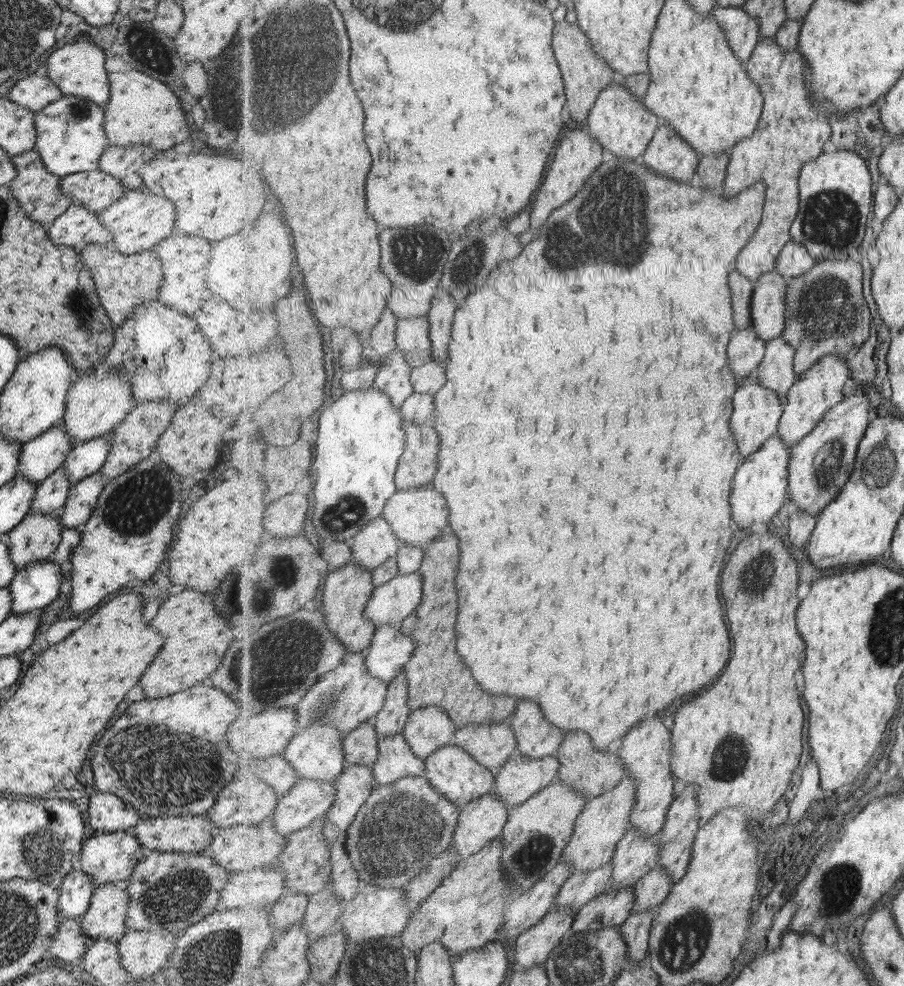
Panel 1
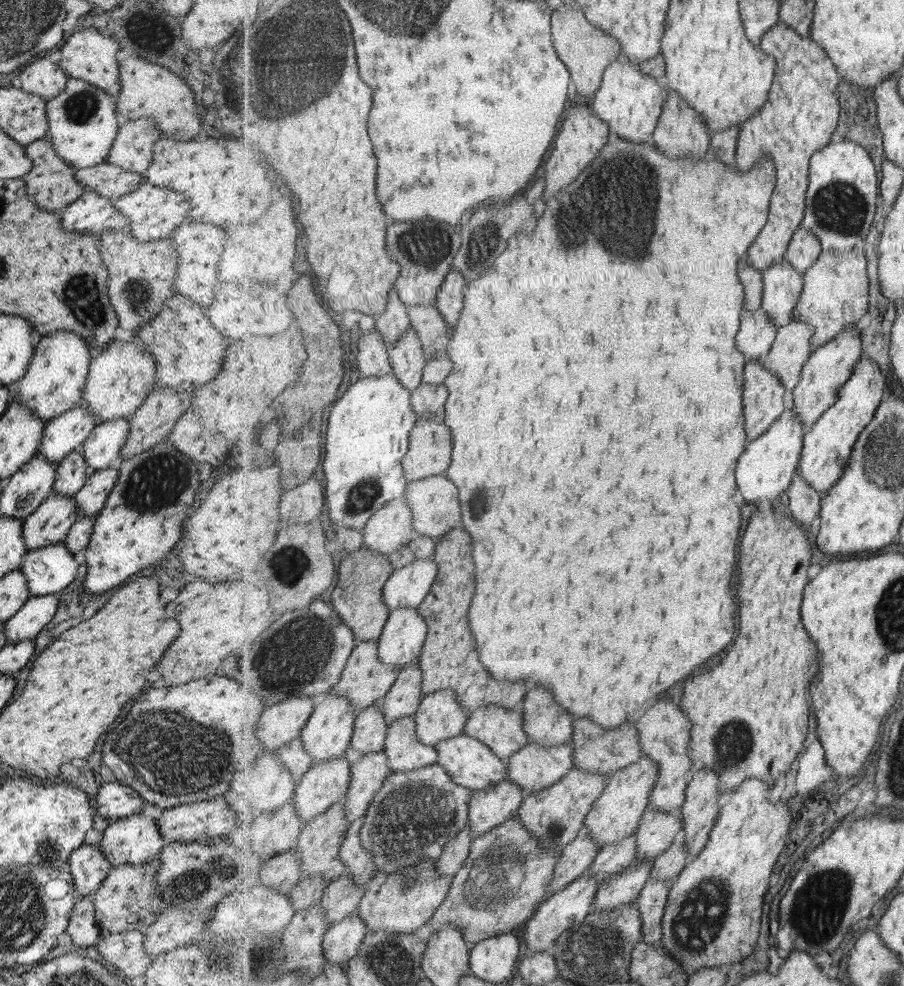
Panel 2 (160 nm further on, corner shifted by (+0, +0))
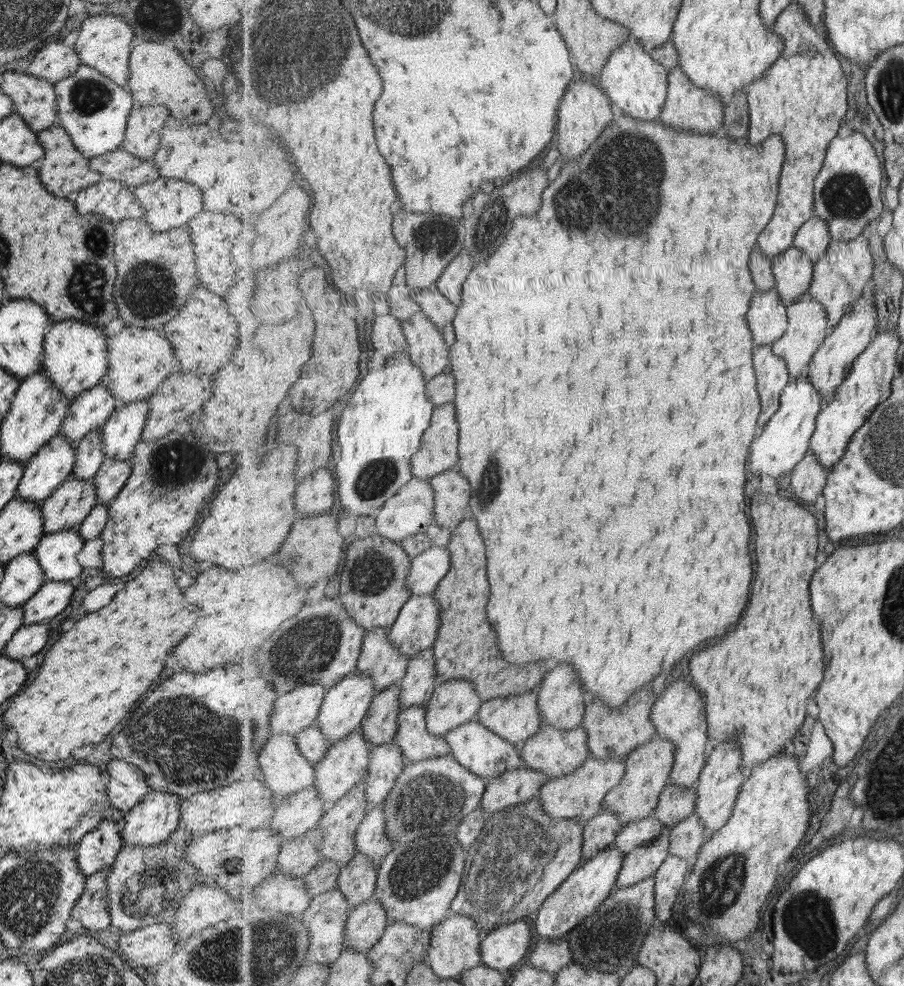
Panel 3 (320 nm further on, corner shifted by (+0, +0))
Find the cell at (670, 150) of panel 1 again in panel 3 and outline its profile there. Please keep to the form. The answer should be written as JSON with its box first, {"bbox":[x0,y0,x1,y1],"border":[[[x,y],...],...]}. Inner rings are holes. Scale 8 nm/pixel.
{"bbox":[660,64,726,134],"border":[[[679,64],[669,71],[668,97],[664,104],[660,120],[673,128],[685,128],[685,130],[697,130],[698,133],[719,134],[725,120],[726,107],[724,100],[713,94],[710,90],[698,87],[690,80],[689,75]]]}

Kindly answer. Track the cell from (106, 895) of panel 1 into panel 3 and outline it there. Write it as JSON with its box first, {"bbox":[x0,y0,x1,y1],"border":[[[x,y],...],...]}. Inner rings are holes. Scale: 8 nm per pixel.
{"bbox":[106,828,197,933],"border":[[[175,828],[163,842],[151,846],[120,845],[106,874],[107,910],[111,926],[124,933],[153,923],[172,922],[173,910],[197,878],[193,867],[183,862],[182,852],[189,845],[189,840],[187,832]]]}

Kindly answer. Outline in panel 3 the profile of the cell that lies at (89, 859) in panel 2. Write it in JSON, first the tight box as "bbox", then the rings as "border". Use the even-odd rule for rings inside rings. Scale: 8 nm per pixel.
{"bbox":[75,818,122,879],"border":[[[111,818],[101,819],[98,825],[84,834],[75,845],[79,872],[84,879],[95,872],[107,872],[122,844],[120,824]]]}

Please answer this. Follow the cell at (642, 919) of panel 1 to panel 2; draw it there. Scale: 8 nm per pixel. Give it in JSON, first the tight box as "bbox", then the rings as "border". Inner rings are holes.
{"bbox":[640,880,672,943],"border":[[[649,880],[640,894],[640,911],[644,920],[643,941],[659,943],[664,937],[663,919],[672,886],[669,881]]]}

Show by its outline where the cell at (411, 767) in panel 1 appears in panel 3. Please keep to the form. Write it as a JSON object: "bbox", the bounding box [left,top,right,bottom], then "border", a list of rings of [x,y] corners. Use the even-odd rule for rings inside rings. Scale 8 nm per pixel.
{"bbox":[395,705,451,762],"border":[[[415,705],[400,713],[399,731],[395,742],[401,746],[408,762],[419,762],[451,754],[451,745],[444,736],[435,736],[427,730],[427,707]]]}

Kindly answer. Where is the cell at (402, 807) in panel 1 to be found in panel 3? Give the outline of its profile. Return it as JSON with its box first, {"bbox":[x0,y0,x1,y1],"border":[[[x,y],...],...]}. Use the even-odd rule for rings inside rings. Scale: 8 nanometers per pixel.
{"bbox":[386,754,488,845],"border":[[[452,754],[425,761],[408,762],[404,772],[395,782],[391,795],[386,798],[388,835],[392,838],[394,844],[397,845],[435,835],[439,829],[447,833],[457,830],[463,817],[477,810],[479,805],[482,804],[483,795],[485,795],[488,784],[488,780],[457,762]]]}

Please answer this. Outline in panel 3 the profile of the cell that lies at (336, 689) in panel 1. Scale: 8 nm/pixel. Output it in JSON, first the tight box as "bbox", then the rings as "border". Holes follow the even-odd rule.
{"bbox":[357,627,410,692],"border":[[[377,627],[367,631],[357,671],[369,675],[381,692],[402,682],[410,661],[390,639],[390,629]]]}

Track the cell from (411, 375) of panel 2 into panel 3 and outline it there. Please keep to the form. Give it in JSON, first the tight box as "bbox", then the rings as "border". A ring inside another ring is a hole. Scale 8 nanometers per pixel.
{"bbox":[403,311,451,381],"border":[[[420,311],[403,324],[407,337],[407,352],[411,360],[422,368],[425,380],[430,381],[449,366],[451,349],[443,340],[441,329],[425,312]]]}

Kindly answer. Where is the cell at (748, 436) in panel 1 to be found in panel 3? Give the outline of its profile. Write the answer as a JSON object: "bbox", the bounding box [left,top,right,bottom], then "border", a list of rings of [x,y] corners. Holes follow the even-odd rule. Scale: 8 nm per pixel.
{"bbox":[754,345,791,426],"border":[[[772,345],[755,347],[754,367],[762,404],[760,426],[780,409],[780,398],[791,382],[788,362],[774,353]]]}

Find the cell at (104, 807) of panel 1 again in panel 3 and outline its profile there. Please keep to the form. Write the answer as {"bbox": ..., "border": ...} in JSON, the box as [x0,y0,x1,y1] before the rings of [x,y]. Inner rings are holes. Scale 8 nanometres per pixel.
{"bbox":[107,759,149,813],"border":[[[111,759],[107,764],[107,806],[125,813],[137,805],[149,792],[145,775],[133,764]]]}

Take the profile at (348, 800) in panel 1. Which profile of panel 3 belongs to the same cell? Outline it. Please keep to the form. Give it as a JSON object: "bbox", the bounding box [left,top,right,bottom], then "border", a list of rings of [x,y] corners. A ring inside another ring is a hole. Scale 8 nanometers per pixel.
{"bbox":[364,742,408,810],"border":[[[397,742],[375,745],[369,755],[369,774],[364,780],[367,784],[368,810],[373,810],[378,804],[385,803],[391,795],[395,782],[404,772],[408,761],[404,751]]]}

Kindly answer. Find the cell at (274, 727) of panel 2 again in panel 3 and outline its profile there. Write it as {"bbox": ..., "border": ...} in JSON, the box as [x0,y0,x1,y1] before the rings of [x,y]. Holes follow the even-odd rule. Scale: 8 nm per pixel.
{"bbox":[272,683,327,736],"border":[[[313,683],[279,695],[272,714],[272,736],[296,736],[316,723],[327,692],[325,685]]]}

